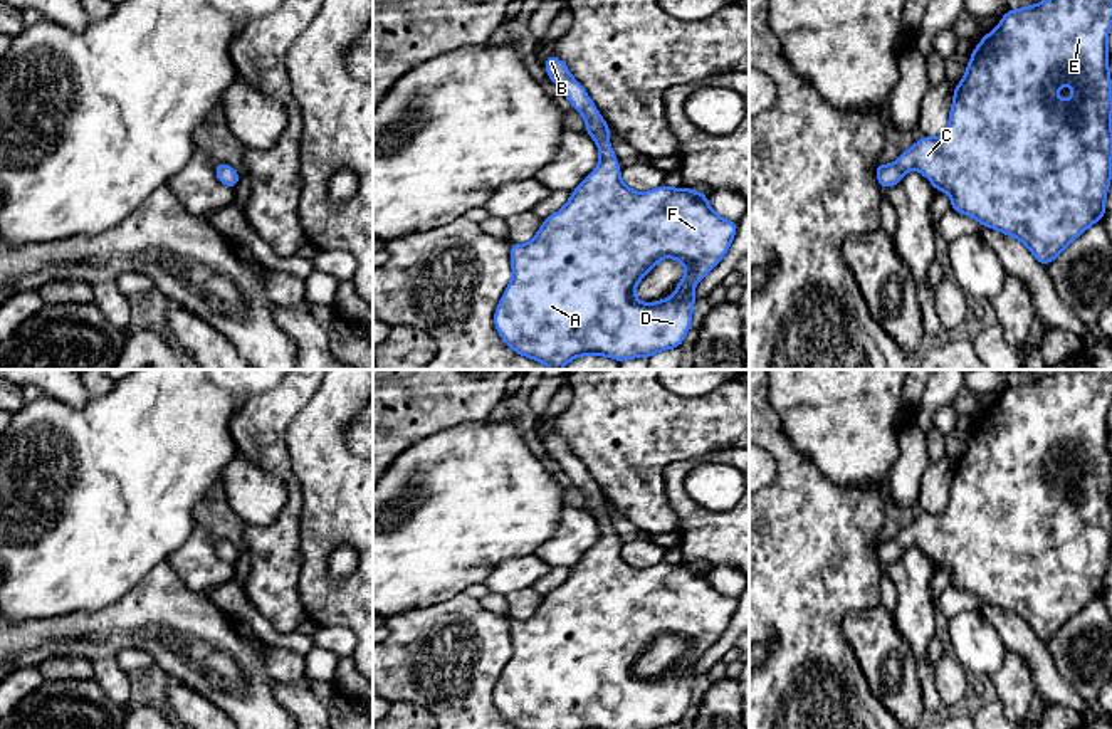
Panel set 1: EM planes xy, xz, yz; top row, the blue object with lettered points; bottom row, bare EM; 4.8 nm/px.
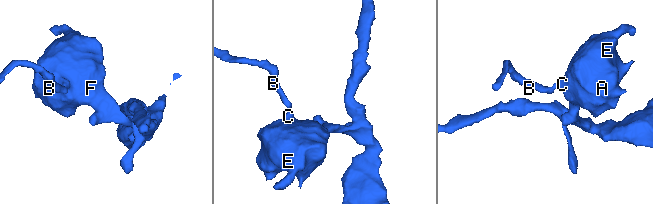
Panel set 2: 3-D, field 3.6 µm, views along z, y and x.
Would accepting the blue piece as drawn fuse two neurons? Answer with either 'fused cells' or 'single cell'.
single cell

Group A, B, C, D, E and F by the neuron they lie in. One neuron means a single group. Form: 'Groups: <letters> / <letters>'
Groups: A B C D E F

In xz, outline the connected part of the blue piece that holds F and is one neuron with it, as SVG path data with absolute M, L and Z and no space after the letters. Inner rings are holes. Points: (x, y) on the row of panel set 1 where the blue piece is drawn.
M553 54L546 57L544 69L583 116L586 133L596 141L600 163L571 191L568 203L543 220L531 242L511 242L512 279L494 312L494 326L512 351L551 370L586 354L622 363L680 348L692 324L694 287L722 260L737 222L721 218L702 191L667 185L645 193L630 190L610 146L610 126L585 87ZM665 257L685 265L675 294L652 304L637 301L637 284Z

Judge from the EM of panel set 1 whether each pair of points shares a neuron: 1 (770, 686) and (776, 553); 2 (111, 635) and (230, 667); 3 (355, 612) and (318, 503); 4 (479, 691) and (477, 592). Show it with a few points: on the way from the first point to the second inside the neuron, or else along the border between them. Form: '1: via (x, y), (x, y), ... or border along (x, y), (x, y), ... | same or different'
1: via (785, 652), (785, 587) | same
2: via (141, 635), (183, 671), (200, 672) | same
3: via (328, 587), (318, 576), (318, 529) | same
4: border along (464, 593), (479, 600) | different

